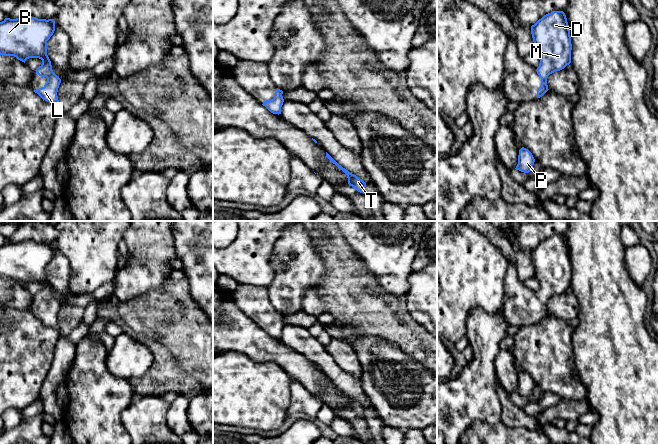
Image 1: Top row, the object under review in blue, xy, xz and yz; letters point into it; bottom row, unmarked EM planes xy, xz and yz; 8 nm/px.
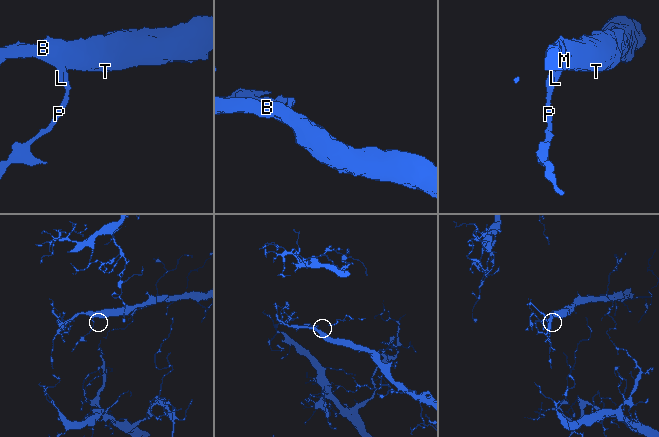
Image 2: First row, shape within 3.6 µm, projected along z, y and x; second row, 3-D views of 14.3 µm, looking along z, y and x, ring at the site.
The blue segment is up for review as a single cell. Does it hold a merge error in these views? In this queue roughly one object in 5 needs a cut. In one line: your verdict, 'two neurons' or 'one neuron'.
one neuron

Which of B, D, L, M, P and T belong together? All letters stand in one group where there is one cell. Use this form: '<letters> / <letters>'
B D L M P T

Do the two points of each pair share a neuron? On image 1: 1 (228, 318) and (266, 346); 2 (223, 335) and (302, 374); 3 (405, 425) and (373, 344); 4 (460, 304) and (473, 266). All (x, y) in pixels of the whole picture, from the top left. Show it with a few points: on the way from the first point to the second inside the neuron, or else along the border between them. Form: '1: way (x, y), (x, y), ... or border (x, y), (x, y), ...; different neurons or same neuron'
1: way (237, 327), (257, 344); same neuron
2: way (243, 336), (261, 347), (282, 354); same neuron
3: way (389, 405), (389, 377), (386, 372), (386, 364); same neuron
4: way (460, 295), (471, 275); same neuron

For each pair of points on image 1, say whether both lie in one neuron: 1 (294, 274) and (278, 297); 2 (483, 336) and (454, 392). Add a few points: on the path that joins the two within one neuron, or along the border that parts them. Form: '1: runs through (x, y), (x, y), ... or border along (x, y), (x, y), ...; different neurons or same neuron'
1: runs through (291, 280), (284, 291); same neuron
2: runs through (483, 350), (483, 363), (468, 378); same neuron

